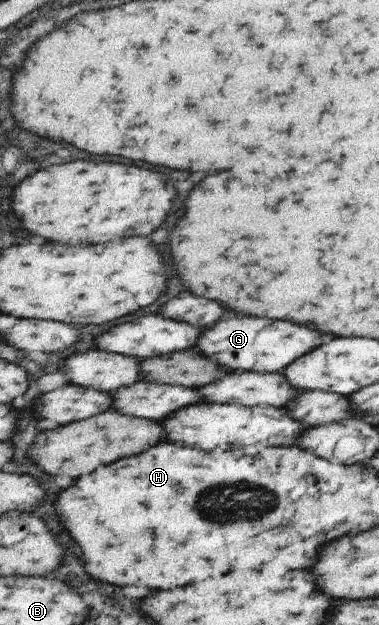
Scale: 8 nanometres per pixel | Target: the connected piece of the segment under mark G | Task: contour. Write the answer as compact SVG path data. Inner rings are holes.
M228 312L226 320L219 320L212 327L202 330L194 350L229 371L254 371L257 373L282 373L302 355L316 350L325 340L320 332L280 320L250 318Z

